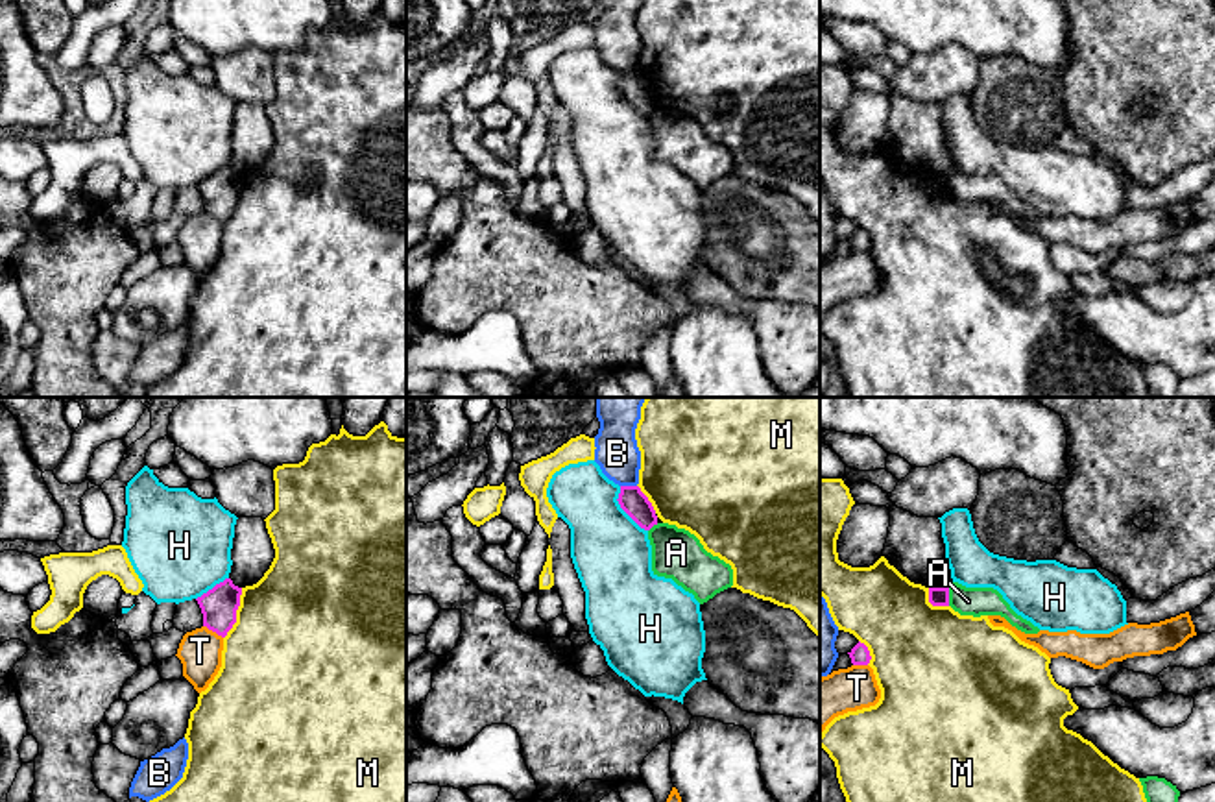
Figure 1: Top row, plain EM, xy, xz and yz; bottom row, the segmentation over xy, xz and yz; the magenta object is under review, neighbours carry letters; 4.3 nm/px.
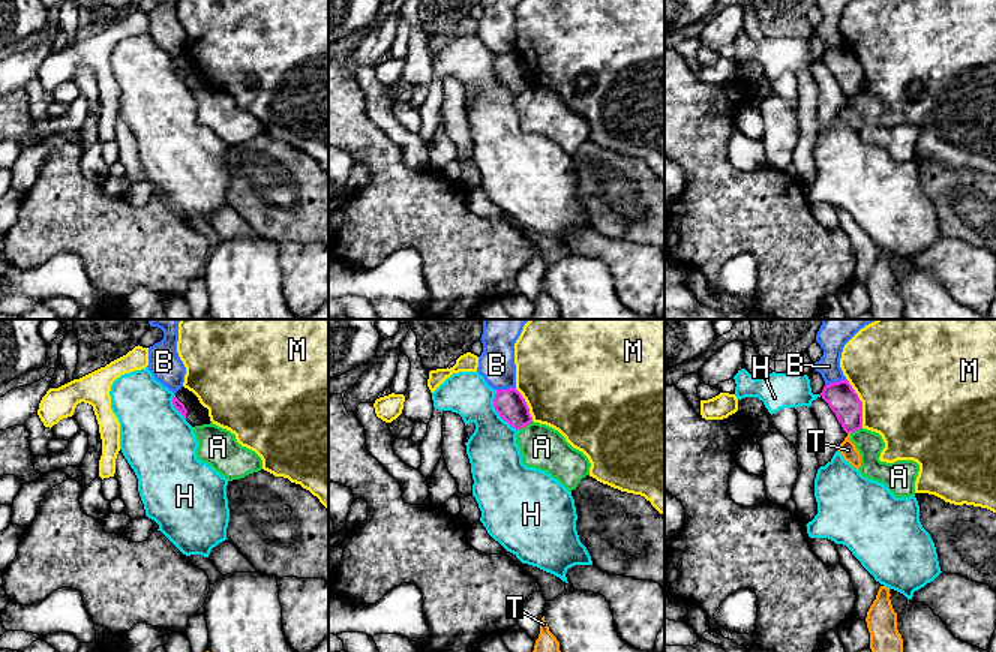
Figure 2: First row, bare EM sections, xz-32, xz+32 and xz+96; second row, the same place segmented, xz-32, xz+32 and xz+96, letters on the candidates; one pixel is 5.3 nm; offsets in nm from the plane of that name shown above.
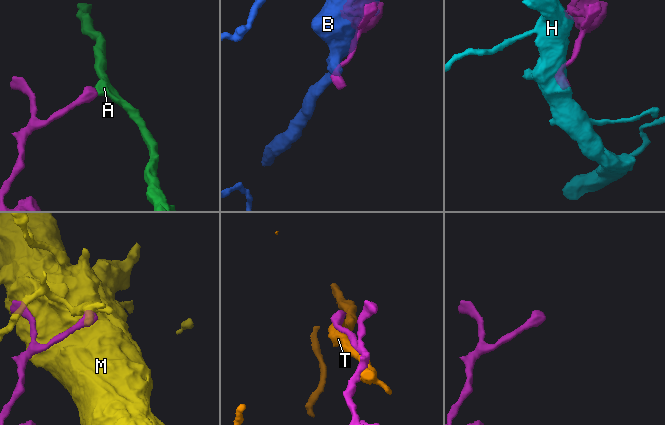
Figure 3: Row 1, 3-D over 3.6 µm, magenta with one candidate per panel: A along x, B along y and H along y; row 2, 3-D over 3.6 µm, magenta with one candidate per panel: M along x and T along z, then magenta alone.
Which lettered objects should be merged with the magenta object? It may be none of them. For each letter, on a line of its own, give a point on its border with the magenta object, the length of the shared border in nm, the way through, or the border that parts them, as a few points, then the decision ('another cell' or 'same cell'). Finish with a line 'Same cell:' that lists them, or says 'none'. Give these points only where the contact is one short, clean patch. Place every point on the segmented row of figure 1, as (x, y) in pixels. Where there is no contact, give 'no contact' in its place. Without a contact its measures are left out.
A: meets magenta in yz at (948, 597); contact 80 nm long; border along yz (948, 588), (950, 605); another cell
B: meets magenta in xz at (628, 486); contact 70 nm long; another cell
H: meets magenta in xz at (625, 510); contact 240 nm long; border along xz (619, 486), (619, 505), (647, 531); another cell
M: meets magenta in xy at (235, 614); contact 240 nm long; another cell
T: meets magenta in xy at (213, 631); contact 110 nm long; another cell
Same cell: none

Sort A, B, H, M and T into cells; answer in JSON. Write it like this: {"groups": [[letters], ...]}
{"groups": [["A"], ["B"], ["H"], ["M"], ["T"]]}

